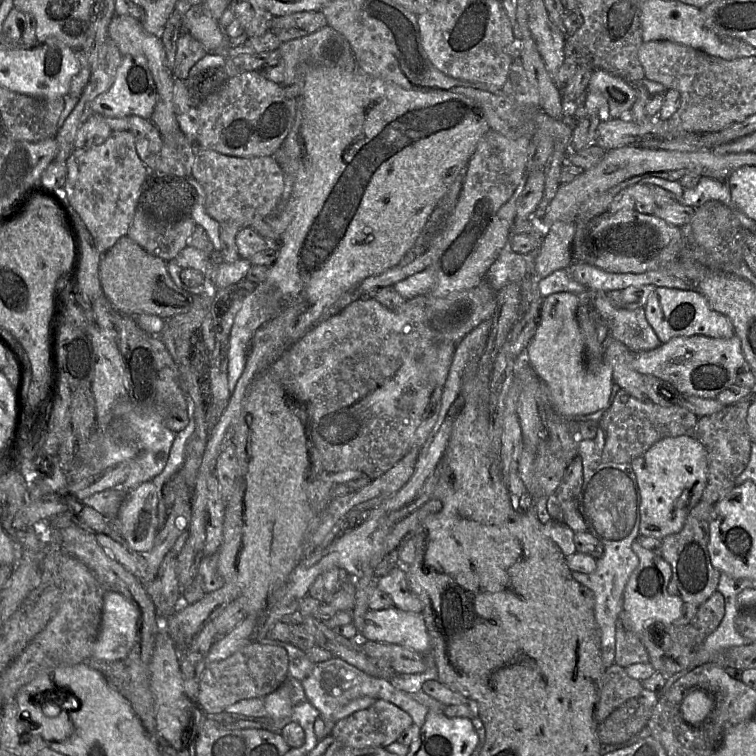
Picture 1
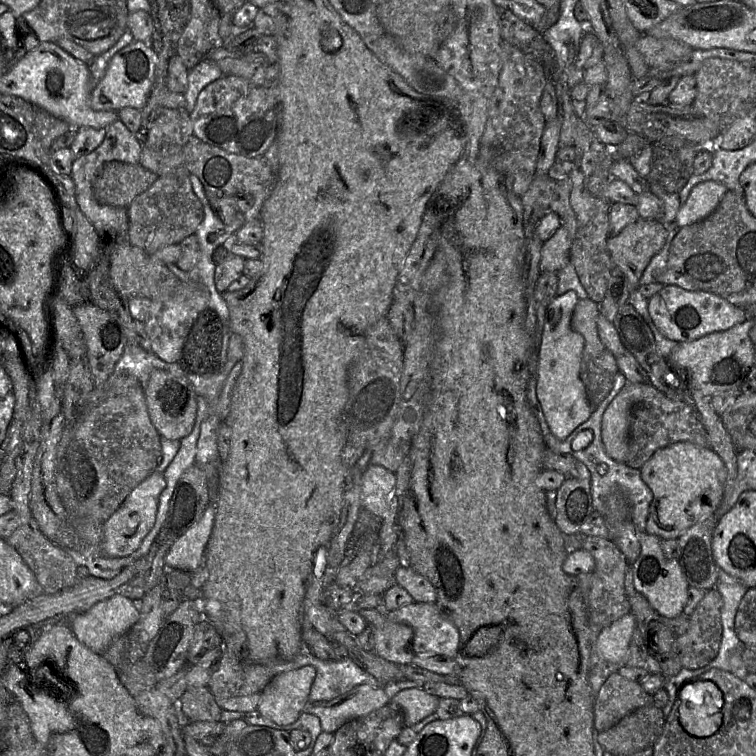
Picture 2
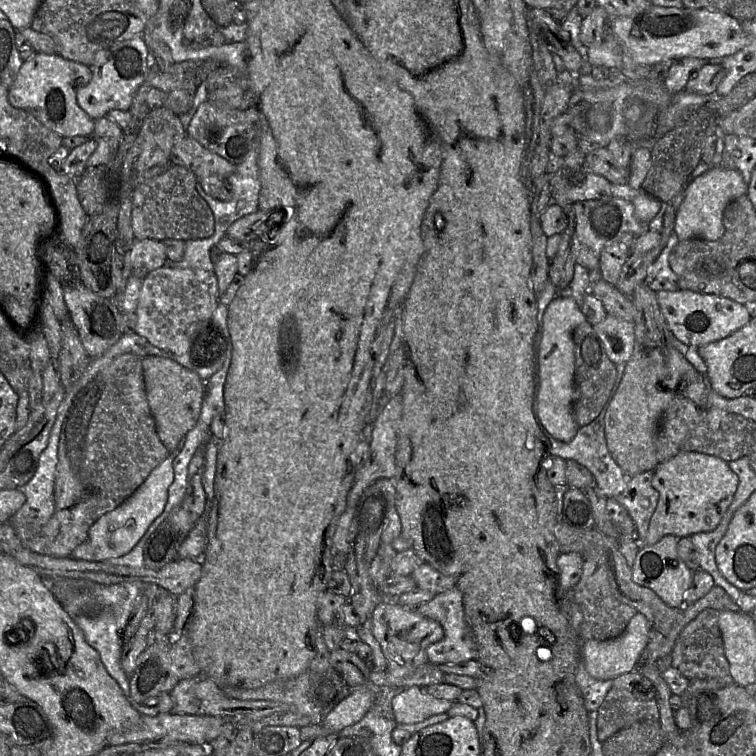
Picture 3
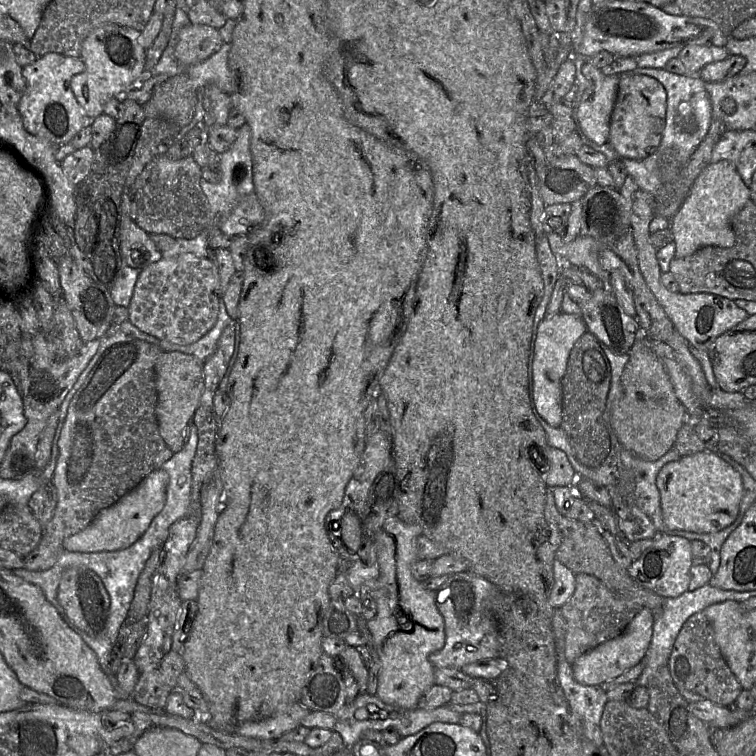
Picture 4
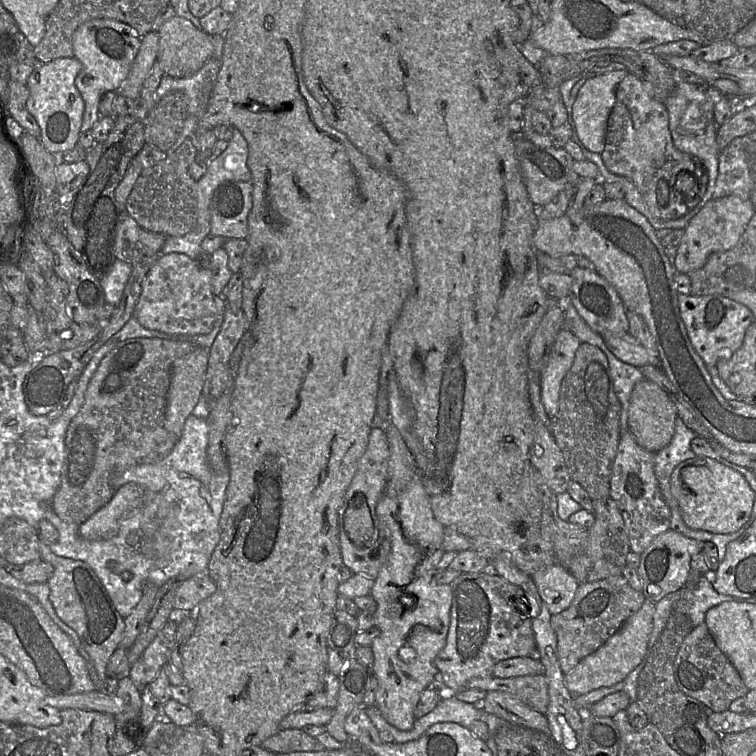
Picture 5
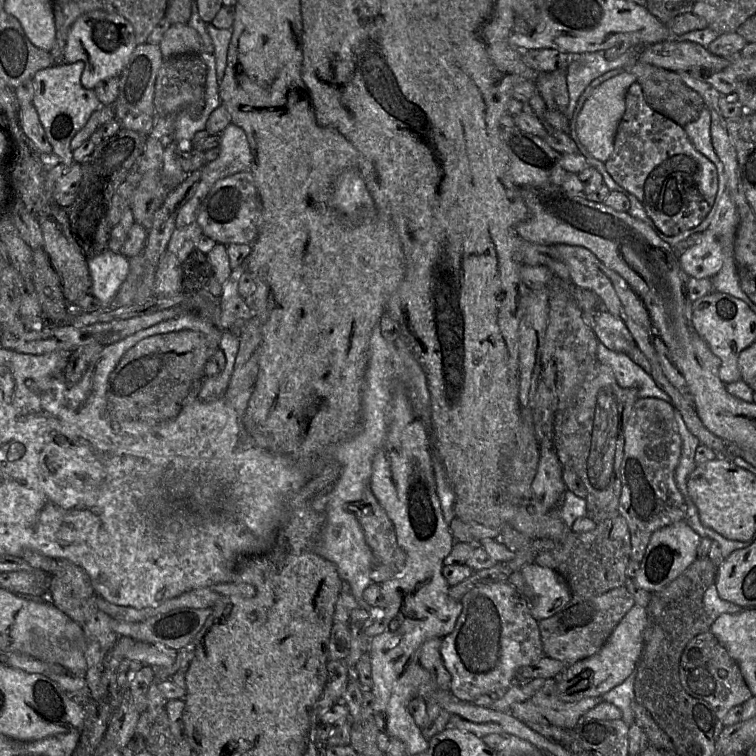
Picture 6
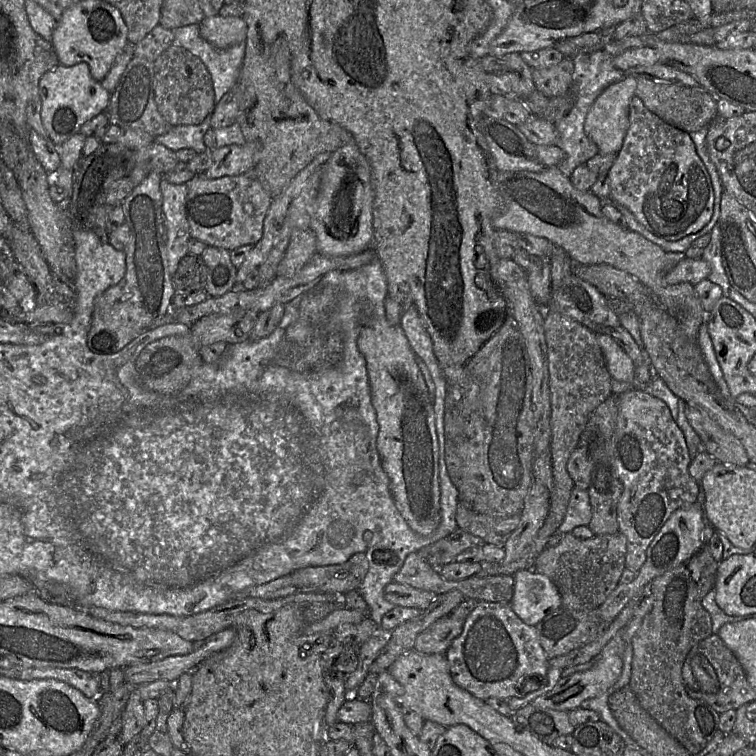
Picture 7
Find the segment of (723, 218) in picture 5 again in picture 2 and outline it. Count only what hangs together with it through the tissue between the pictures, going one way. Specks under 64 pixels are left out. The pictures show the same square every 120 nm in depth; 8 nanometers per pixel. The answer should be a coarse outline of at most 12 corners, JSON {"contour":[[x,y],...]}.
{"contour":[[711,180],[695,185],[674,222],[682,228],[706,218],[727,191]]}

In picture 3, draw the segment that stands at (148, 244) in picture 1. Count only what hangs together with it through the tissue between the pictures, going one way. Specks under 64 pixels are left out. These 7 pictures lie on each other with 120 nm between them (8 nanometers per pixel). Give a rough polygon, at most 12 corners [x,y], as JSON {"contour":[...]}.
{"contour":[[188,168],[136,186],[135,239],[196,240],[212,210]]}

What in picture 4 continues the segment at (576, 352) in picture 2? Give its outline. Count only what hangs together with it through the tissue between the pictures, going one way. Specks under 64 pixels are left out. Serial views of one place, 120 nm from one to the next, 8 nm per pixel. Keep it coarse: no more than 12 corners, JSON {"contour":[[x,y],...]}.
{"contour":[[581,315],[546,316],[534,344],[534,402],[562,422],[570,351],[587,331]]}

